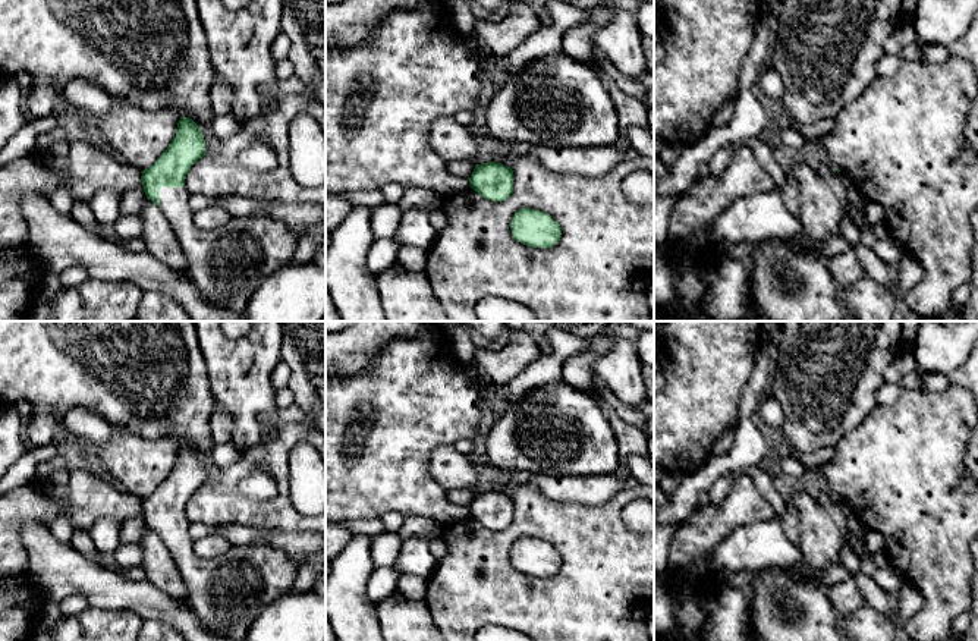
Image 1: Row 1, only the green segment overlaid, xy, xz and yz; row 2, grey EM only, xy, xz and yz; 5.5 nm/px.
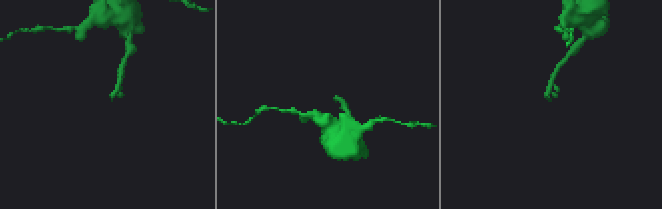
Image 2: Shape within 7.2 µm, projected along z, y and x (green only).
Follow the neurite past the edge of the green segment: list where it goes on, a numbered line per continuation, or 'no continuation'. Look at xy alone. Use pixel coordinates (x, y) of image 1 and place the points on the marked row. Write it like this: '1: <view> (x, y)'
1: xy (226, 266)

